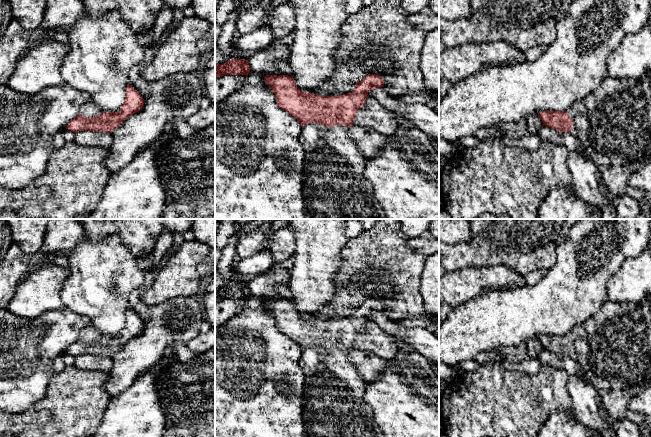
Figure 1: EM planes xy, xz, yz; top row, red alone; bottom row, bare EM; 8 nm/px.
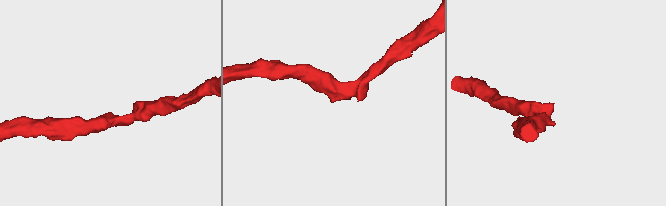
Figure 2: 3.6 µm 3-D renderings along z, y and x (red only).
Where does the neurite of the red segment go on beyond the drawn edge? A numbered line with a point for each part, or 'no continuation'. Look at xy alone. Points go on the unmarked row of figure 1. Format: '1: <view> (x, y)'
1: xy (90, 333)

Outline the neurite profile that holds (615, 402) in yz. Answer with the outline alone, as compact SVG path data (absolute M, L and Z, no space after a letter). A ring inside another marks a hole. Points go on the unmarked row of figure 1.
M610 390L602 393L604 408L614 422L627 418L640 426L646 420L646 416L628 409L629 402L632 398L633 396L627 391Z

